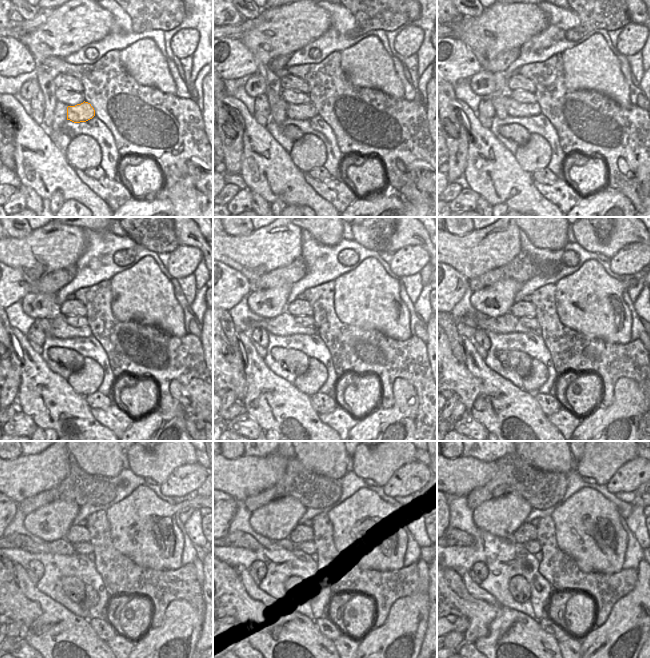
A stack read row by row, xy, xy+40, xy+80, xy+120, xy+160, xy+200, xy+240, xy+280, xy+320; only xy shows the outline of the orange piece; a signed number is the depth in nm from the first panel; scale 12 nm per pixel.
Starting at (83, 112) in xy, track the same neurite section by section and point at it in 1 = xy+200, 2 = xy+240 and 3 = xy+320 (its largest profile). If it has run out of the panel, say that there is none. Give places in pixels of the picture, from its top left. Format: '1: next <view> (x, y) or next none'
1: next xy+200 (507, 323)
2: next xy+240 (62, 546)
3: next xy+320 (457, 537)

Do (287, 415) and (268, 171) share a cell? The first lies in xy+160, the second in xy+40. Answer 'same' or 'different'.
same

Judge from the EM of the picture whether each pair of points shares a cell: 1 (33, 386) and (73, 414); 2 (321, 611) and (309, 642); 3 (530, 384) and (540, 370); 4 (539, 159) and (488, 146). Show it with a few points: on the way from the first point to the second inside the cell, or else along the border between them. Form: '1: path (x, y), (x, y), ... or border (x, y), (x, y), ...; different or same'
1: path (43, 394), (63, 410); same
2: border (293, 610), (314, 621); different
3: path (533, 381), (539, 373); same
4: border (513, 154), (518, 164), (529, 172); different

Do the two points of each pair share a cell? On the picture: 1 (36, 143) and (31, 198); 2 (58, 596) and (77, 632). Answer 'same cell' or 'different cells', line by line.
1: different cells
2: different cells

